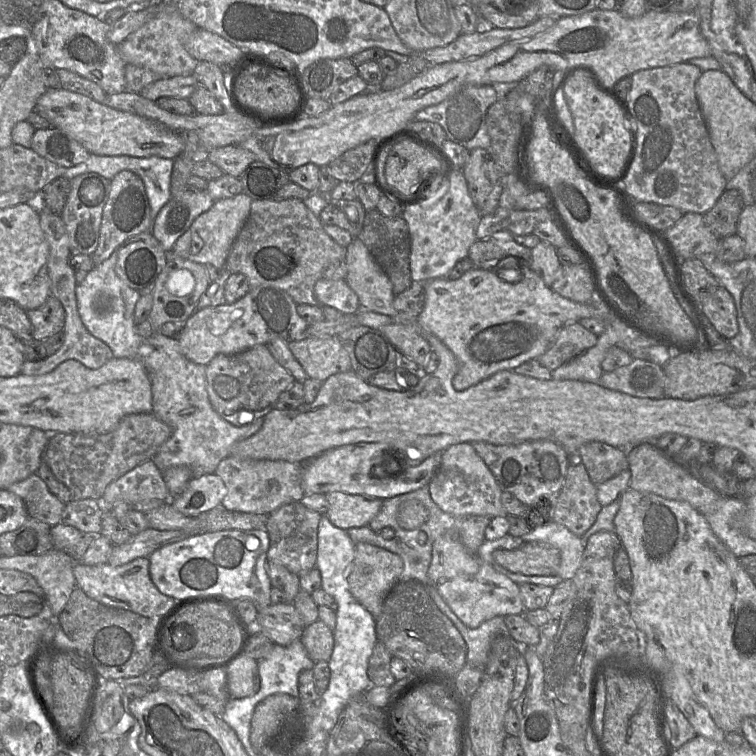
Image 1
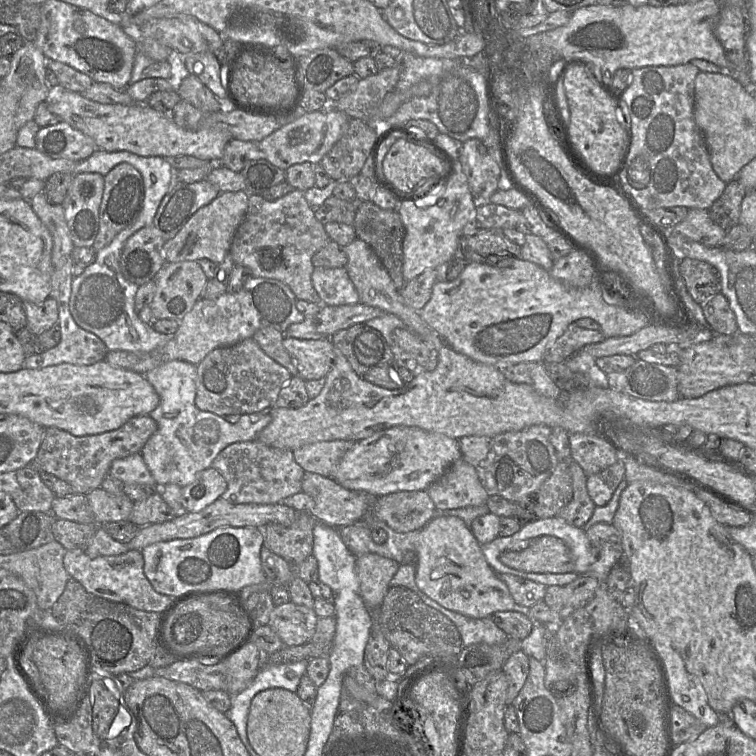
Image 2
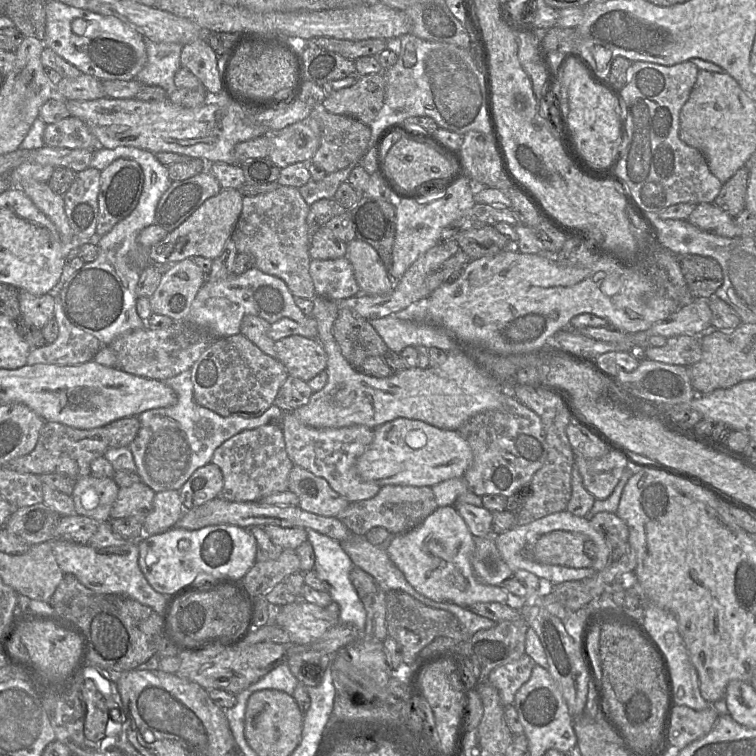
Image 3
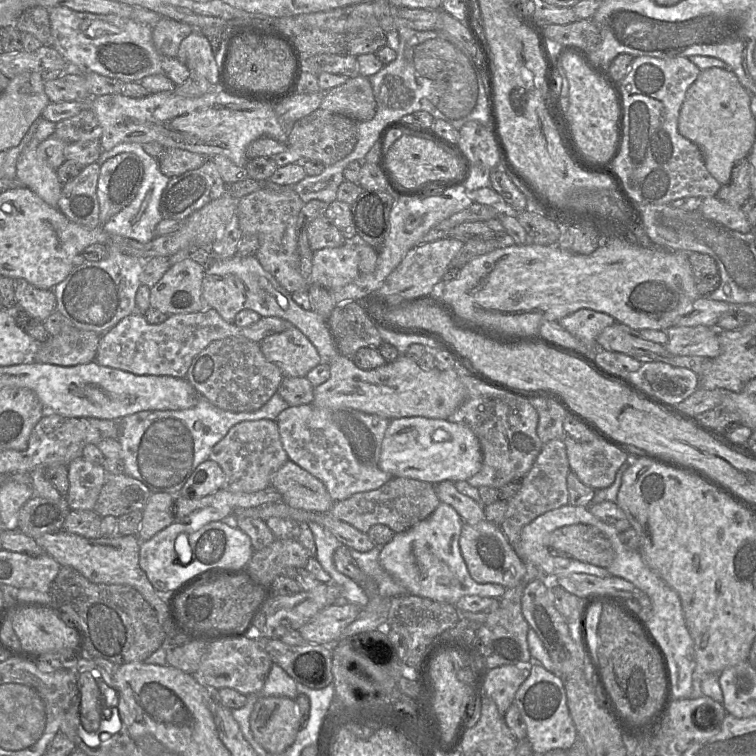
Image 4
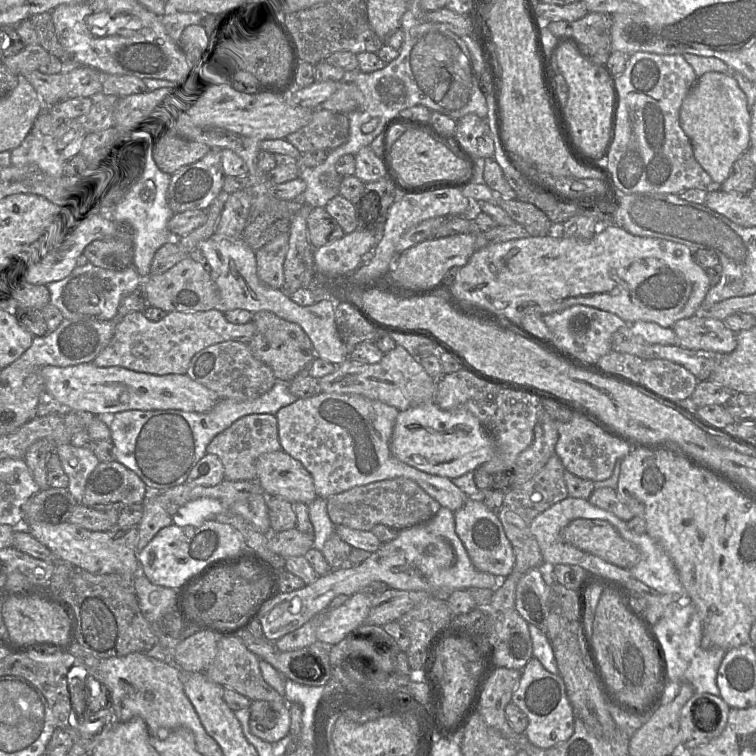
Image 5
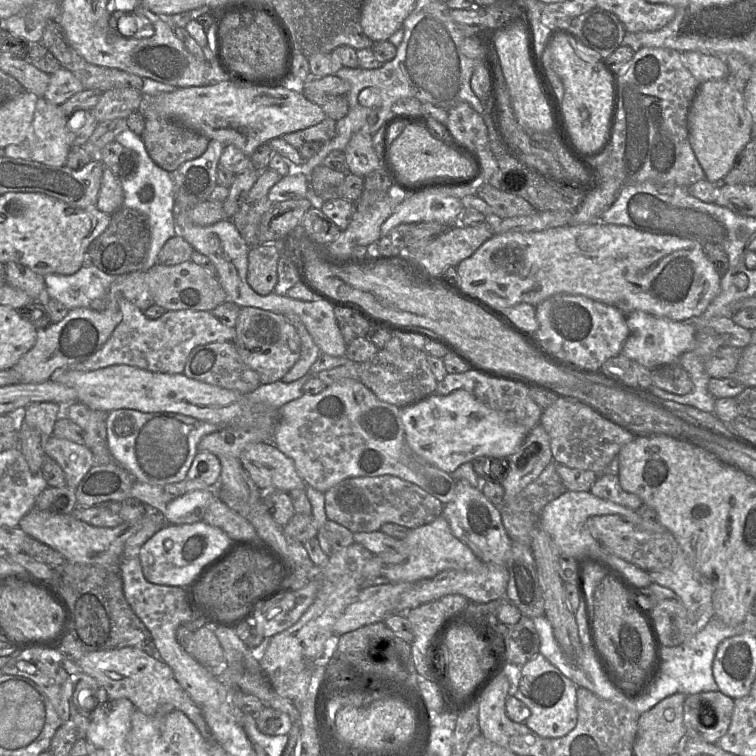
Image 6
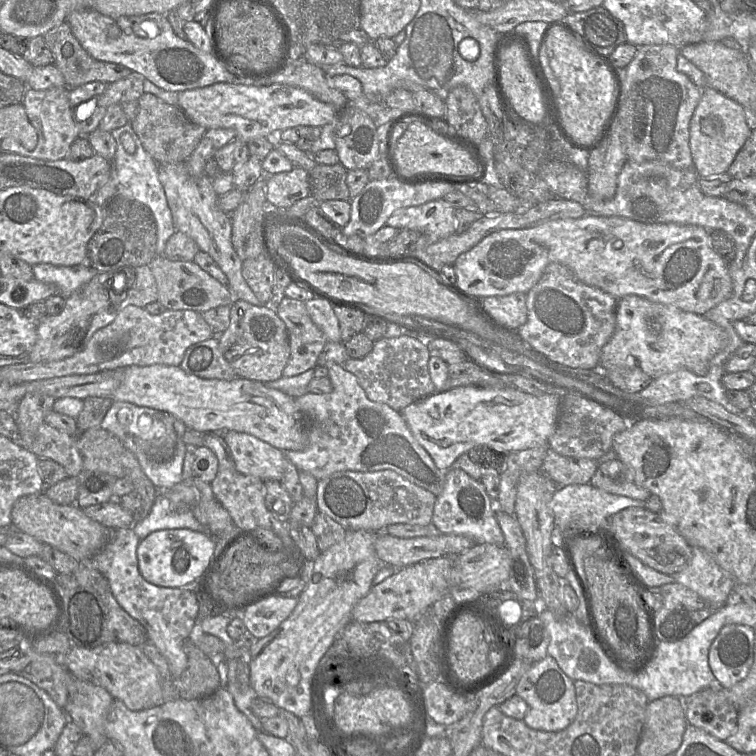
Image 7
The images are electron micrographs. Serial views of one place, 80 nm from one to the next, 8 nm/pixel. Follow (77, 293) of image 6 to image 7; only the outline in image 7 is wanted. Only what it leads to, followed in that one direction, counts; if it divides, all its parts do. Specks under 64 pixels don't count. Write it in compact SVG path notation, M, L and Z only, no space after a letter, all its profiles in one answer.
M36 264L32 266L32 270L36 280L54 286L57 294L65 300L99 273L93 267L85 268L81 265L64 267Z

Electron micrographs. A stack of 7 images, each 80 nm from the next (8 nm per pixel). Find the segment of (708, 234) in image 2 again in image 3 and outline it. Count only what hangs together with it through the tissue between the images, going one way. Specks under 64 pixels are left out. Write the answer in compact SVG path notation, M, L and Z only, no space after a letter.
M701 203L696 205L687 220L692 225L719 236L740 236L740 230L735 223L735 218L715 203Z

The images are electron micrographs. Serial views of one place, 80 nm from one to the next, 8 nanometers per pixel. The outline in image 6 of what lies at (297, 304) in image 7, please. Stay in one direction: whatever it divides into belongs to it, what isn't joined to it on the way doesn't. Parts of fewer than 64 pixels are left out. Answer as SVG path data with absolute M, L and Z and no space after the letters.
M291 313L286 314L284 317L296 328L301 340L300 358L282 379L283 382L290 383L310 372L311 367L319 358L321 351L299 316Z

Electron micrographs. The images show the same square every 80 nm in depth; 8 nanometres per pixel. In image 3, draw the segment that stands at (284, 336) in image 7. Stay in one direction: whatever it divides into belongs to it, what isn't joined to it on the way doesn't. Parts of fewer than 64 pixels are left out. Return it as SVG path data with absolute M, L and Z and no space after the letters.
M291 335L276 341L275 351L289 375L305 382L327 368L327 353L318 339Z

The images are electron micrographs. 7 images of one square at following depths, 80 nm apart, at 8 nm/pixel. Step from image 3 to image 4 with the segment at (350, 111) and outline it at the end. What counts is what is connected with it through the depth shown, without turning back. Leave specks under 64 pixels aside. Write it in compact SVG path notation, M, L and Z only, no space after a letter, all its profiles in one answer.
M358 73L344 84L328 90L320 108L356 121L371 120L377 105L369 78Z

